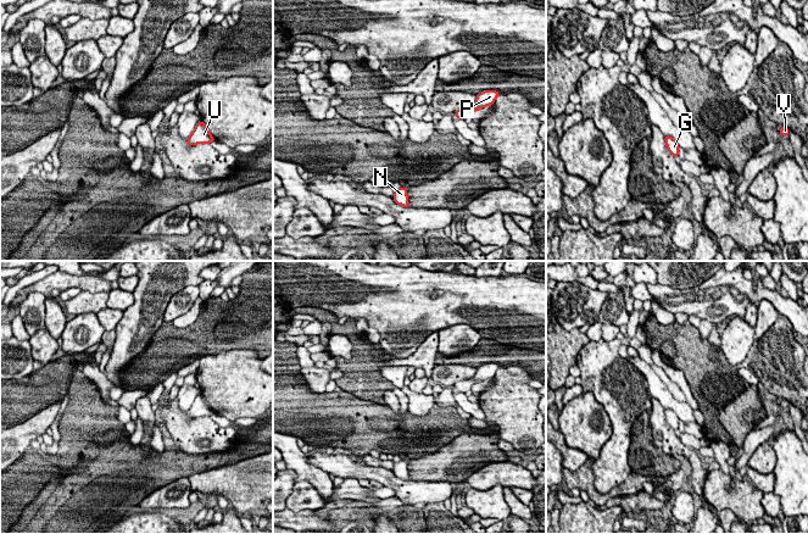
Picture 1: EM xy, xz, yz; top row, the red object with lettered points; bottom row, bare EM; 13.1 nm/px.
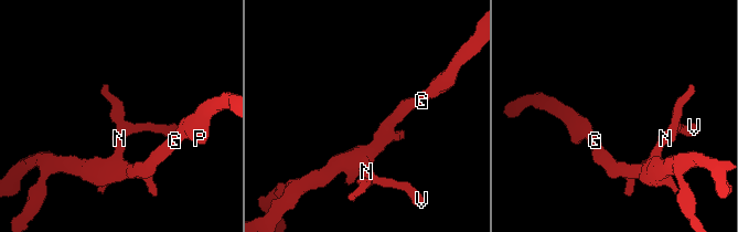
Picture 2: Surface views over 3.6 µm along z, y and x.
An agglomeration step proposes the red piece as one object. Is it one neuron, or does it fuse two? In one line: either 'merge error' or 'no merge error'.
no merge error

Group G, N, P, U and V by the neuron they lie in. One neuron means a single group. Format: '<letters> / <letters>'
G N P U V

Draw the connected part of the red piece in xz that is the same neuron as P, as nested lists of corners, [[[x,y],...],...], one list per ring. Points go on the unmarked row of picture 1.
[[[484,363],[483,366],[477,367],[477,373],[472,379],[458,382],[455,388],[459,393],[466,393],[479,382],[494,378],[496,371],[500,368],[497,363]]]

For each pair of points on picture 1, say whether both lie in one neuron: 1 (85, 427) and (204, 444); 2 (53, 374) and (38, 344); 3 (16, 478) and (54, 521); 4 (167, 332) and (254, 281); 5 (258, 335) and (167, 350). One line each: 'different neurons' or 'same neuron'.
1: different neurons
2: different neurons
3: same neuron
4: same neuron
5: same neuron

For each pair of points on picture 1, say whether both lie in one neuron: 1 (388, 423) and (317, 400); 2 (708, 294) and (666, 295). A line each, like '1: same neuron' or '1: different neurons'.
1: same neuron
2: same neuron

